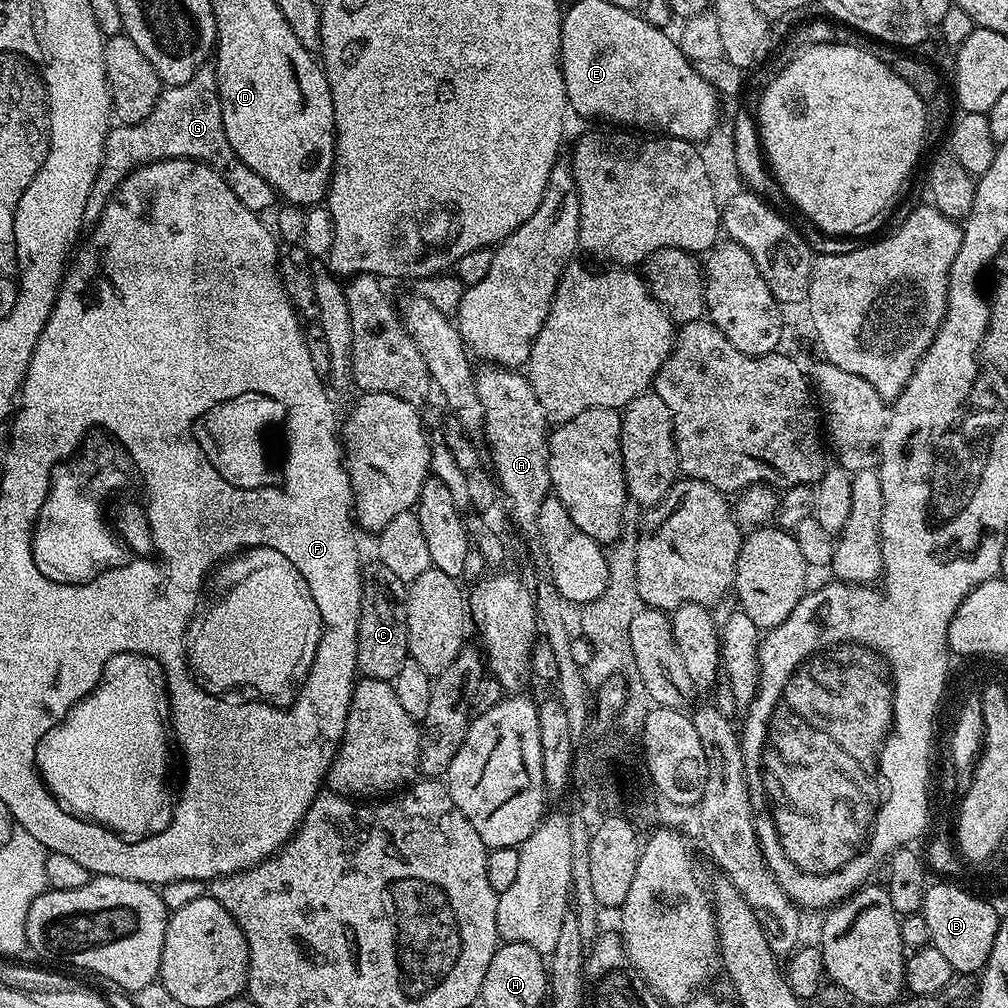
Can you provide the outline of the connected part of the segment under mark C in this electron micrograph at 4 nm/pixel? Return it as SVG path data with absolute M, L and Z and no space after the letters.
M379 562L365 563L364 585L362 586L362 610L358 622L358 654L356 666L361 677L369 680L391 682L410 659L406 642L406 582L398 574L386 570Z

